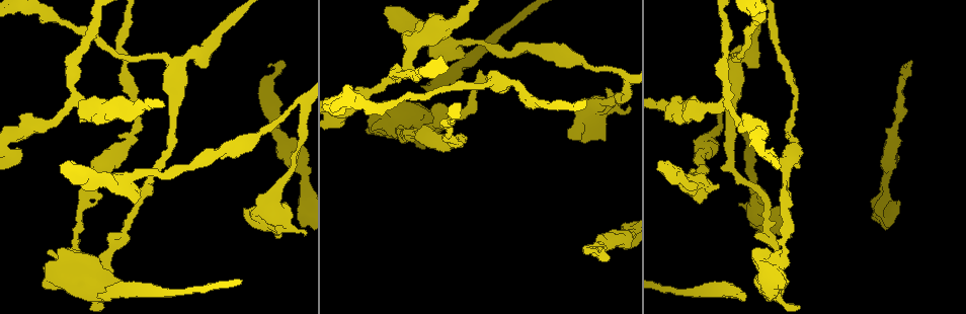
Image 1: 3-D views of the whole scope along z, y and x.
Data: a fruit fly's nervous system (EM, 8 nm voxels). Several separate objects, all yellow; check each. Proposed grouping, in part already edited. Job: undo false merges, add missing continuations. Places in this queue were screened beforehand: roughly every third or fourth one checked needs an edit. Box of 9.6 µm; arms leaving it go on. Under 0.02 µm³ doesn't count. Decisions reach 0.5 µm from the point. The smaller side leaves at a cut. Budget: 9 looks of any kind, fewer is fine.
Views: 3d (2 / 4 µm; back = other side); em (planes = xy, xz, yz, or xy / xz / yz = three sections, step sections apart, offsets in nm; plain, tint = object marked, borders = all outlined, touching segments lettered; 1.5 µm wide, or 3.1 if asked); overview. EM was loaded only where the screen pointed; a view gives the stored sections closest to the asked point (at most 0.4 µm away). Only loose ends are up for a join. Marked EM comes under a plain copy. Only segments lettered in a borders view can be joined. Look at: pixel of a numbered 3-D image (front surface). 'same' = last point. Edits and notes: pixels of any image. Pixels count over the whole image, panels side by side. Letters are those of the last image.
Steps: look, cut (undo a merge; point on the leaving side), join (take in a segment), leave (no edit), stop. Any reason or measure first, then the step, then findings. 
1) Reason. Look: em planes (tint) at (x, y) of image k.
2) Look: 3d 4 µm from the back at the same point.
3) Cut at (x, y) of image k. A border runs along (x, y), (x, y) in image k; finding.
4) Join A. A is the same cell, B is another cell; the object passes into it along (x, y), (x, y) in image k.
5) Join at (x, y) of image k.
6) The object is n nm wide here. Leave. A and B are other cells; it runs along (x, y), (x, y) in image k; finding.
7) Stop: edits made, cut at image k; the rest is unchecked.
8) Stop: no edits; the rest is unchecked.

Free end. Look: em planes (borders) at (421, 85) of image 1.

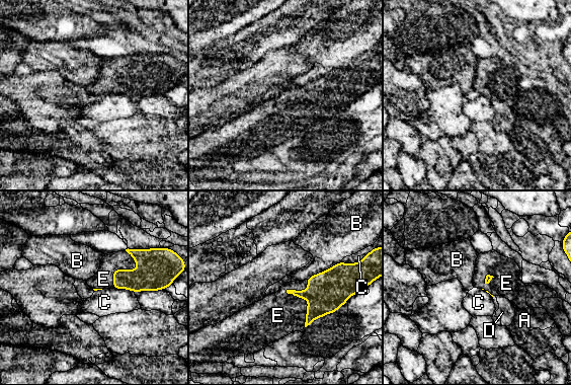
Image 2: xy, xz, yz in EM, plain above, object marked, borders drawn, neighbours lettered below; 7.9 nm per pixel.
Join E. E is the same cell, A, B, C and D are other cells; the object passes into it along (326, 293), (296, 296), (277, 315) in image 2; the cell continues.

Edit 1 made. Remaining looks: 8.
Redraw. Look: overview.

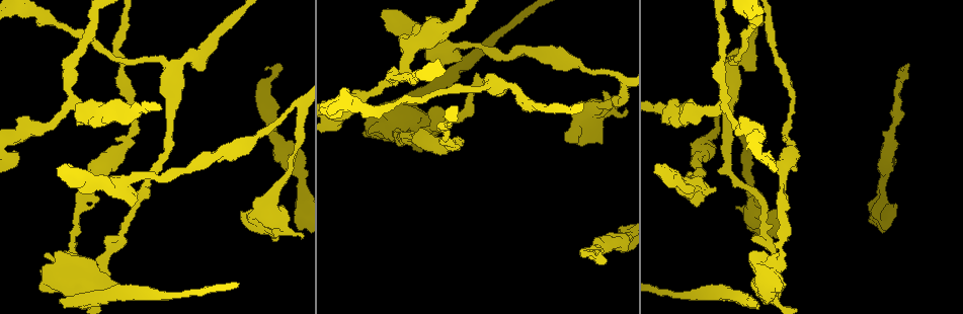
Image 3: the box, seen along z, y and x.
Look: em 3.1 µm planes (tint) at (565, 138) of image 3.

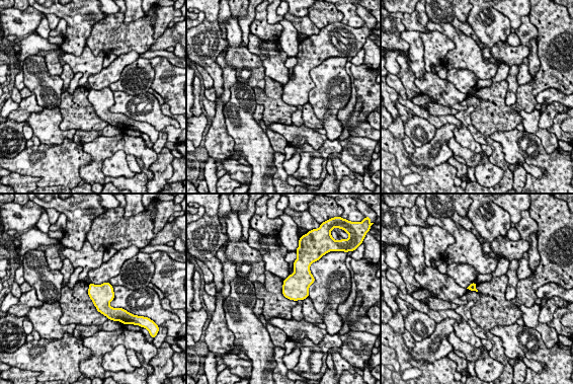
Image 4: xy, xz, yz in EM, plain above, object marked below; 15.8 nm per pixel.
Look: em 3.1 µm planes (borders) at the same point.

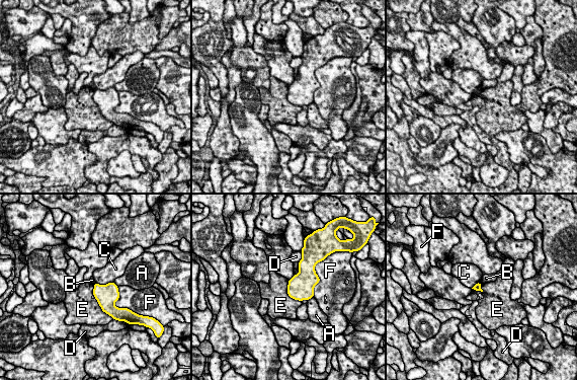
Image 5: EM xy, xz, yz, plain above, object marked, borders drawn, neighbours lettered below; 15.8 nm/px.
Leave. A, B, C, D, E and F are other cells; a border runs along (287, 280), (287, 294), (301, 301) in image 5; none of them fits.

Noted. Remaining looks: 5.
A narrow waist. Look: 3d 4 µm at (511, 57) of image 3.

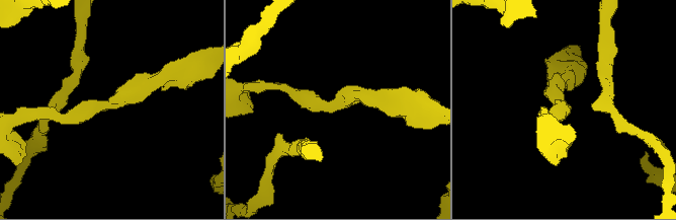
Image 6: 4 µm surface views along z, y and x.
The arms are 240, 280 nm wide; now the EM. Look: em xy step 8 (borders) at (336, 104) of image 6.

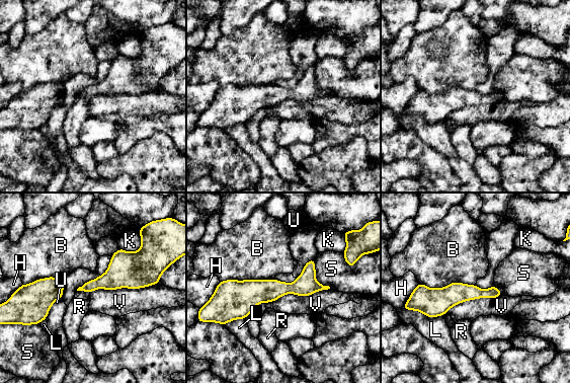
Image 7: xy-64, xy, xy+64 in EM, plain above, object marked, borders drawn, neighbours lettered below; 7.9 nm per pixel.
Leave. B, H, K, L, R, S, U and V are other cells; a border runs along (158, 284), (90, 293) in image 7; continuous, no second cell.

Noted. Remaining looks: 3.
Free end. Look: em planes (tint) at (886, 228) of image 3.

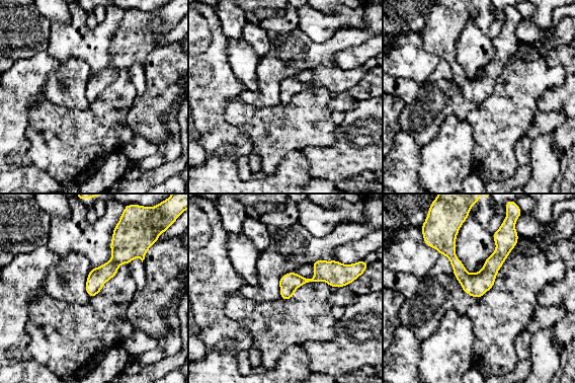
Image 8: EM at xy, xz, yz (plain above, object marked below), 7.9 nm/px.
Look: em planes (borders) at the same point.

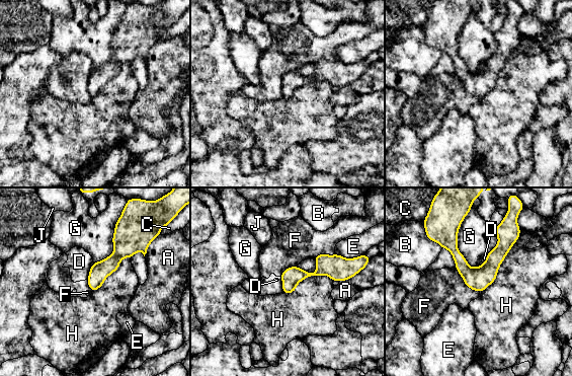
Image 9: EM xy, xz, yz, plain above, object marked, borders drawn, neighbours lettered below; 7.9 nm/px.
The longest contact is with H, 600 nm. Leave. A, B, C, D, E, F, G, H and J are other cells; a border runs along (520, 230), (496, 278), (482, 292) in image 9; no lettered segment goes on from it.

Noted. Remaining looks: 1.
Stop: edits made, join at image 2; the rest is unchecked.

